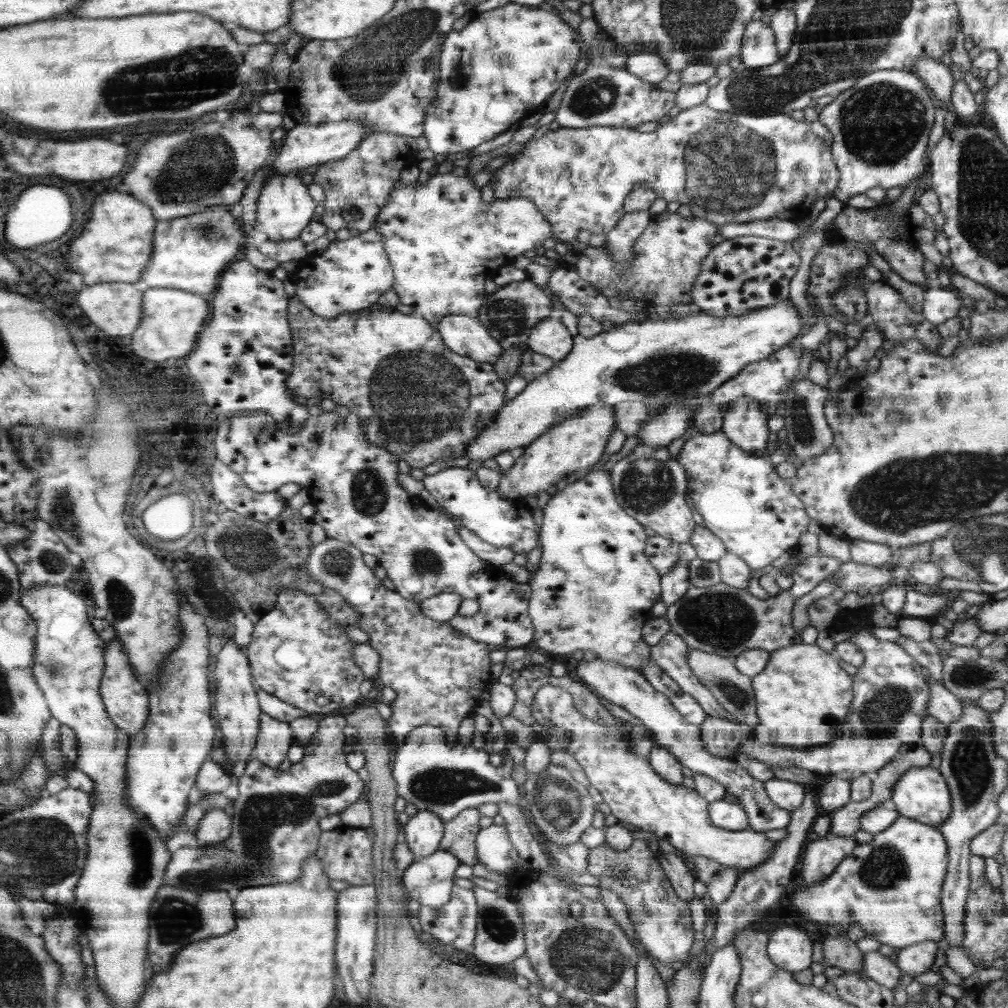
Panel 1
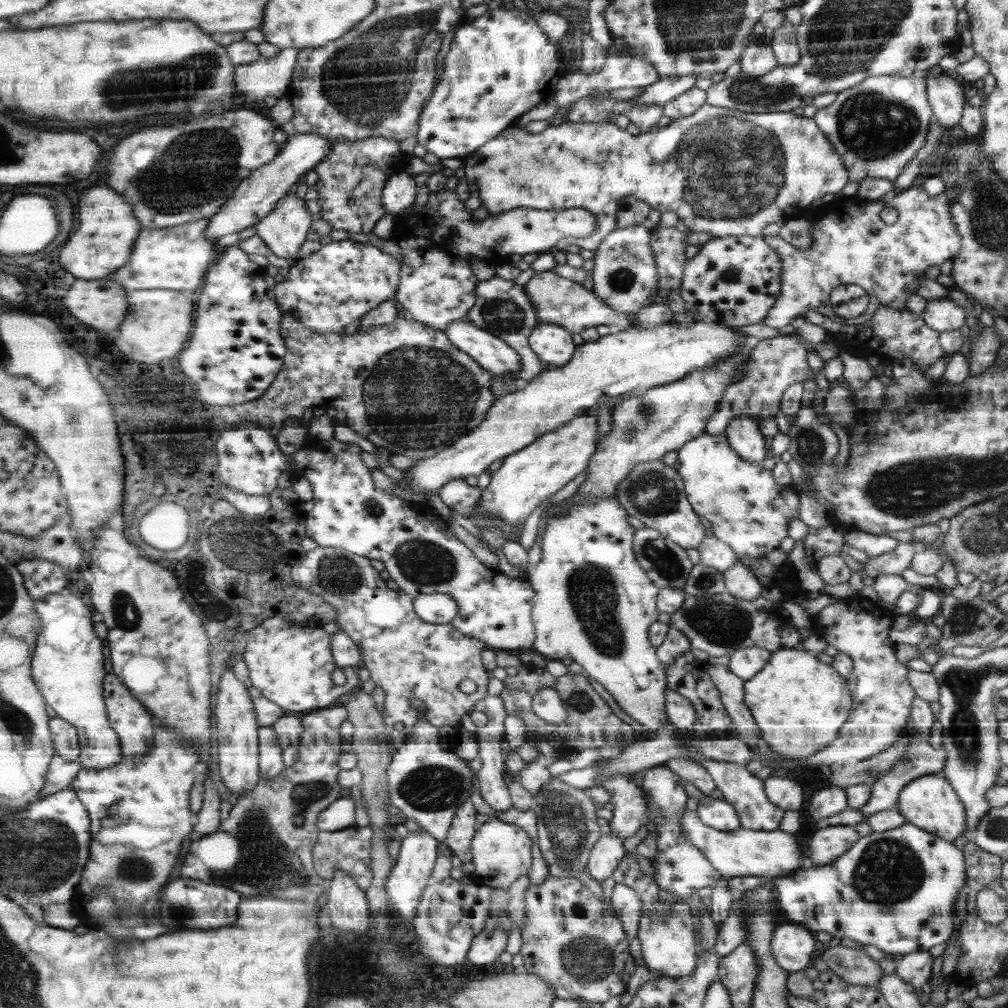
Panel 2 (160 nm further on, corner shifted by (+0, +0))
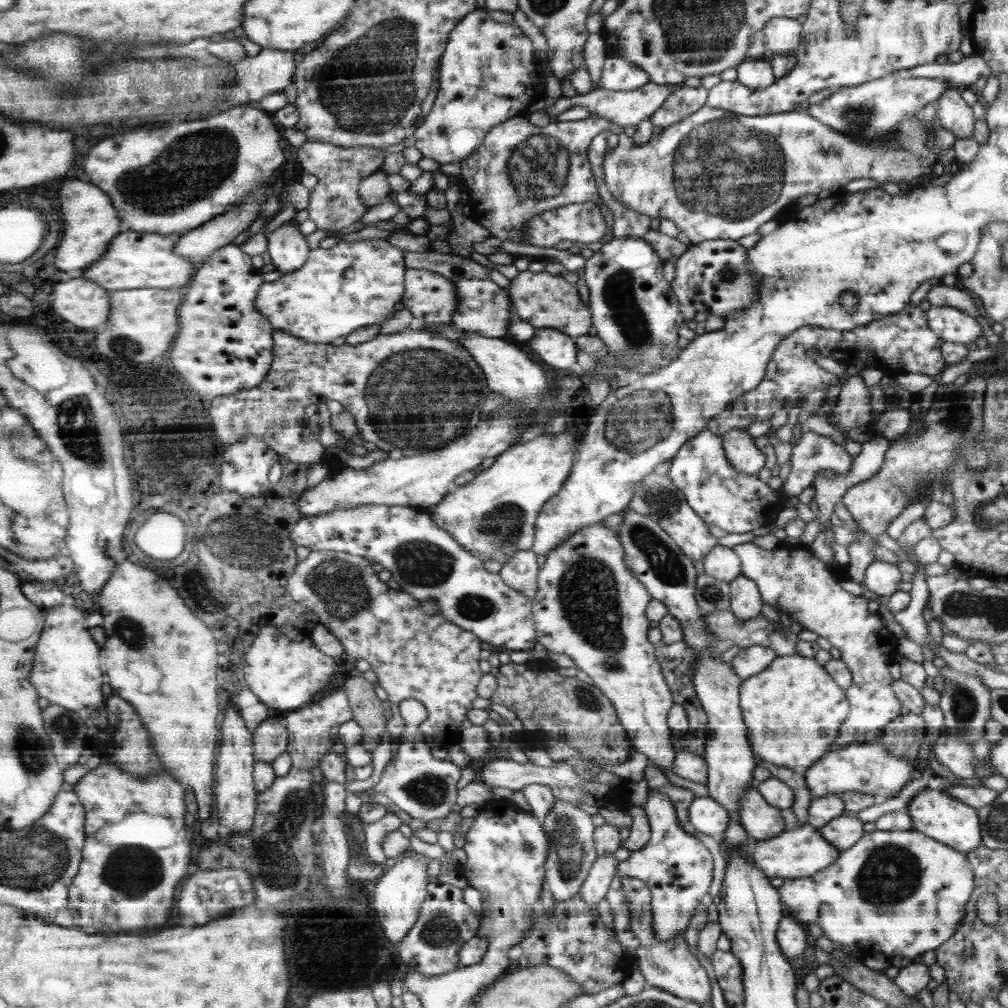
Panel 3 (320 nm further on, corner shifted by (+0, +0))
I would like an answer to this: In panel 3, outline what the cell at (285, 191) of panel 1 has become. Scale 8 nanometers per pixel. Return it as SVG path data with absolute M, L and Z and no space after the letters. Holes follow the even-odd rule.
M287 221L267 238L268 254L275 268L283 275L300 269L310 257L311 250L298 225L297 221Z

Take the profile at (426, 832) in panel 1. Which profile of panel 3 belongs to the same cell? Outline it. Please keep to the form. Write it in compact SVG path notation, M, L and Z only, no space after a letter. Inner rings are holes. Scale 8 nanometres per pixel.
M409 849L402 860L399 860L376 881L374 911L378 915L385 938L390 940L392 945L398 946L419 921L420 910L428 895L429 877L426 873L426 864L428 864L427 857Z

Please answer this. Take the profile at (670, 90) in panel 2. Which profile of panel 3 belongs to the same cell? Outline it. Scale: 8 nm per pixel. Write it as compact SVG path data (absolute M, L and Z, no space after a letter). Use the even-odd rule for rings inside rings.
M650 81L644 84L643 87L638 87L629 91L613 91L610 89L579 91L574 97L566 99L566 102L568 102L568 108L572 106L584 106L592 115L605 118L612 124L624 126L624 128L627 126L636 127L648 119L653 112L656 112L666 100L666 97L676 90L672 89L671 85L673 84L660 85Z

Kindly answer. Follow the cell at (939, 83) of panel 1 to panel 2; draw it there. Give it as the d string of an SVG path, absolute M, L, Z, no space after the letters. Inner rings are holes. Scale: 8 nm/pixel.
M941 71L928 75L928 98L940 126L956 127L962 118L965 103L962 85Z

